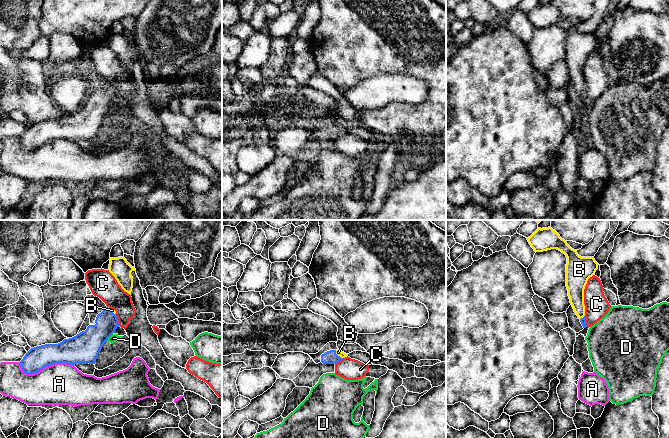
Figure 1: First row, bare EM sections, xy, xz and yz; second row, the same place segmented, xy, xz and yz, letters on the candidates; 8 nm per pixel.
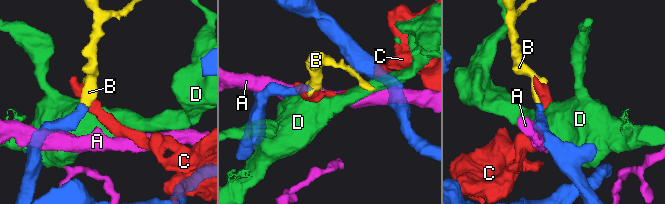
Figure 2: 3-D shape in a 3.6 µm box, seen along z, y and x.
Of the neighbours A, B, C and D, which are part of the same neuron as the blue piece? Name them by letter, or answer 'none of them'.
B

